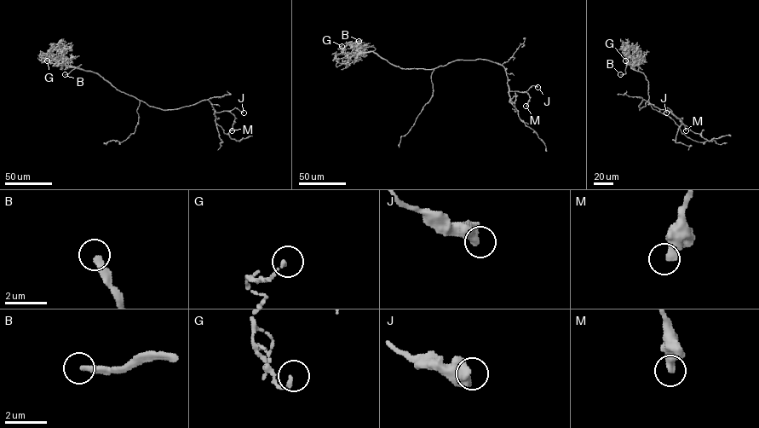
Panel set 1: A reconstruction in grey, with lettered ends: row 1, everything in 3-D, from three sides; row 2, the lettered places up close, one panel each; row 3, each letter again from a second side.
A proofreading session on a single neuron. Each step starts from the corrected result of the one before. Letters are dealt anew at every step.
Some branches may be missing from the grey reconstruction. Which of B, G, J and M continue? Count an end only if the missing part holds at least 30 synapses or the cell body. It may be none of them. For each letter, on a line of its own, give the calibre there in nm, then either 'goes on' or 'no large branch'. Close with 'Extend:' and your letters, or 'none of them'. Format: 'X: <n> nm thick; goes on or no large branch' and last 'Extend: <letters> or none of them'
B: 320 nm thick; goes on
G: 160 nm thick; no large branch
J: 650 nm thick; no large branch
M: 480 nm thick; no large branch
Extend: B

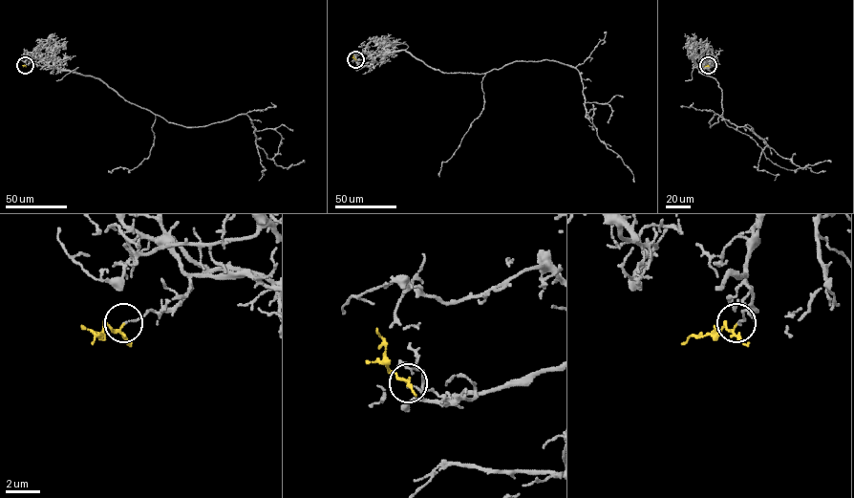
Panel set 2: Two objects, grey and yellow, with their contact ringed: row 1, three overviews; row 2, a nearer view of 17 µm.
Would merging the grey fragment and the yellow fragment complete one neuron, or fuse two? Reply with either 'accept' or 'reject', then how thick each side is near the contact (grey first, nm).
accept; calibres 130 and 110 nm

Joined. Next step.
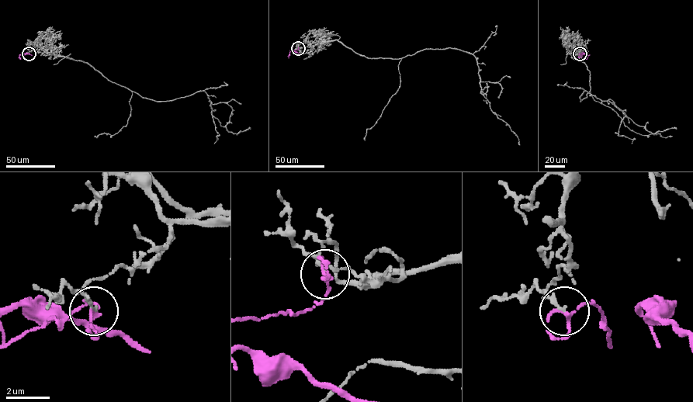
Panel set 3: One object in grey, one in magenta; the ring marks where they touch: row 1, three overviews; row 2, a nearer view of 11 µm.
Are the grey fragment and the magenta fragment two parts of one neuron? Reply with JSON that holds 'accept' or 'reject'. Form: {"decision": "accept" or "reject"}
{"decision": "reject"}

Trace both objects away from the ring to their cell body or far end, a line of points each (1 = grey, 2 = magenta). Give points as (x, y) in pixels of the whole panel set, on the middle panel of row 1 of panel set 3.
1: (298, 48), (336, 40), (371, 58), (400, 59), (426, 49), (470, 53), (476, 60), (481, 93), (519, 144)
2: (298, 48), (290, 51), (301, 53)

